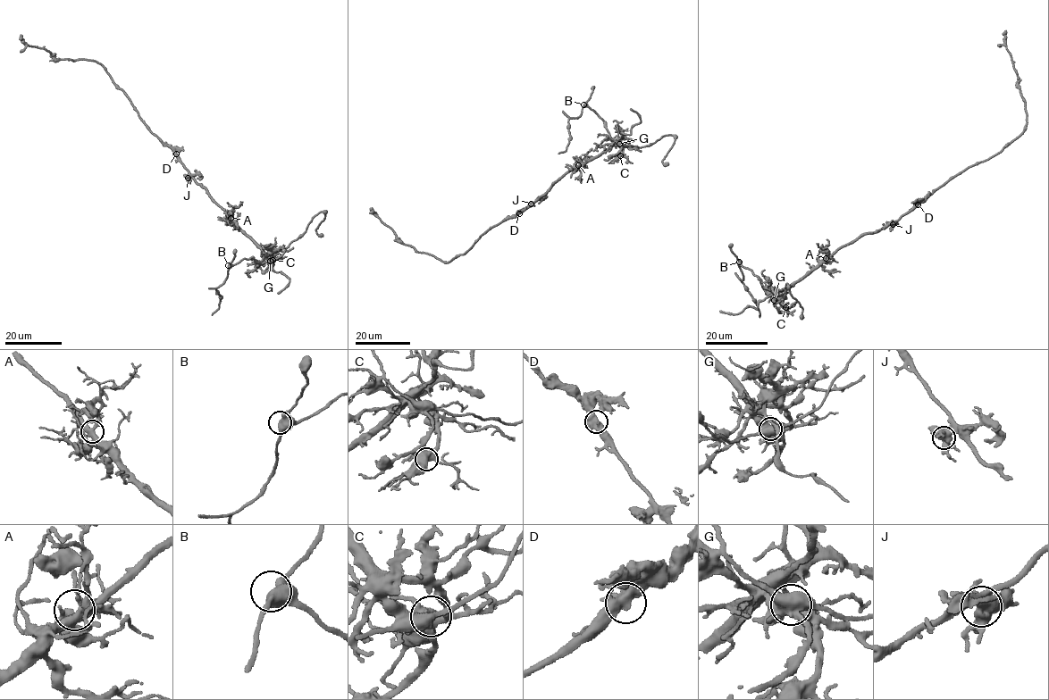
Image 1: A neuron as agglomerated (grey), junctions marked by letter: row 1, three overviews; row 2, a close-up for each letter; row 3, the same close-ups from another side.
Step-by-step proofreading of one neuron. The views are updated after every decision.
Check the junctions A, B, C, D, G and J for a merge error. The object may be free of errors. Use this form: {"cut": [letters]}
{"cut": ["G"]}

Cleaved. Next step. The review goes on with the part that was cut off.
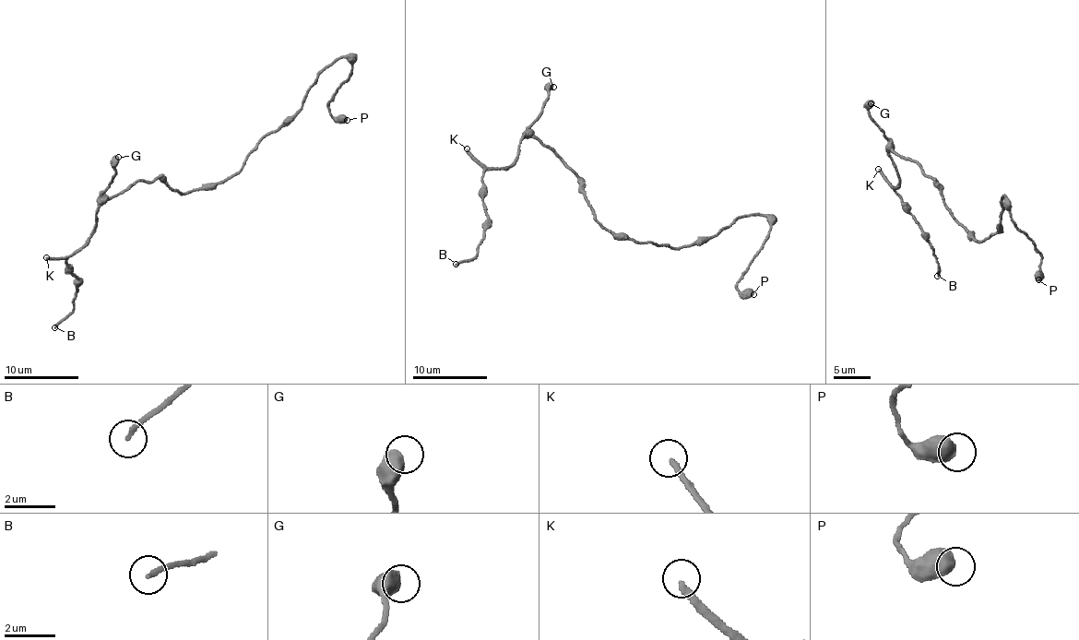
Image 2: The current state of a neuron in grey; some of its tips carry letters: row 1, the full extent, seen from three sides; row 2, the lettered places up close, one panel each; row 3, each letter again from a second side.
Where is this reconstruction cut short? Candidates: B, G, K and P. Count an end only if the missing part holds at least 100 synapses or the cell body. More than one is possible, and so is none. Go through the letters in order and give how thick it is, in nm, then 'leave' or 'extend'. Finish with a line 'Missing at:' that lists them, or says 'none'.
B: 160 nm | leave
G: 650 nm | leave
K: 240 nm | extend
P: 700 nm | leave
Missing at: K

